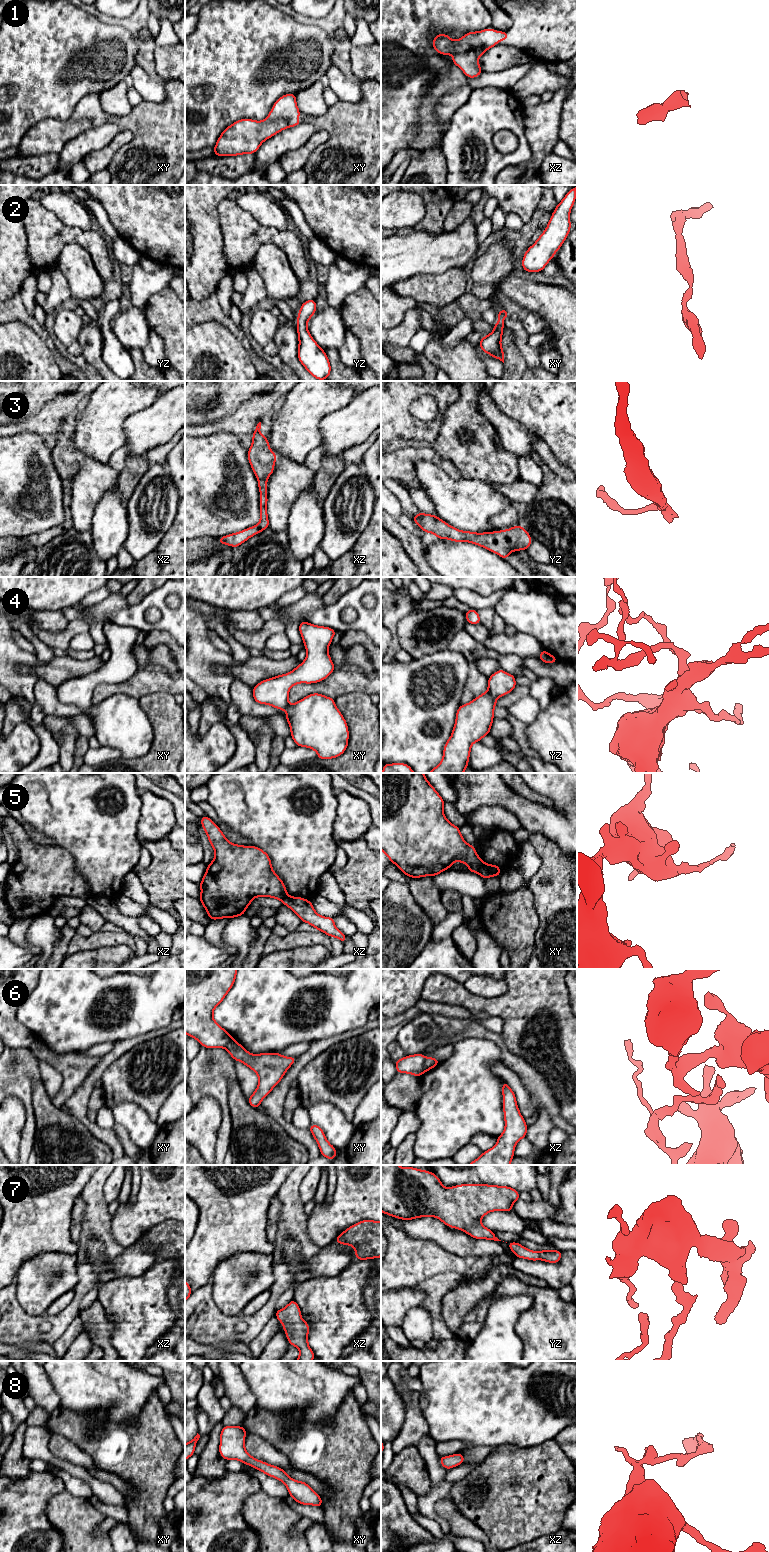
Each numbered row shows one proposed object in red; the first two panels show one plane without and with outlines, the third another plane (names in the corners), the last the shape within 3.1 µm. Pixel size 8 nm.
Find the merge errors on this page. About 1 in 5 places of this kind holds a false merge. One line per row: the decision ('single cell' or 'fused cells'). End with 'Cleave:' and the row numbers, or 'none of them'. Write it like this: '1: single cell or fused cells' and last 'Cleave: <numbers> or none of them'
1: single cell
2: single cell
3: single cell
4: single cell
5: fused cells
6: fused cells
7: single cell
8: single cell
Cleave: 5, 6

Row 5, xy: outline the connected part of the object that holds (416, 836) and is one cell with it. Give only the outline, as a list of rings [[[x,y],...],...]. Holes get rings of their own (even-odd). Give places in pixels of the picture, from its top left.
[[[381,773],[381,850],[411,878],[435,876],[459,861],[478,873],[482,859],[444,815],[444,800],[423,773]]]

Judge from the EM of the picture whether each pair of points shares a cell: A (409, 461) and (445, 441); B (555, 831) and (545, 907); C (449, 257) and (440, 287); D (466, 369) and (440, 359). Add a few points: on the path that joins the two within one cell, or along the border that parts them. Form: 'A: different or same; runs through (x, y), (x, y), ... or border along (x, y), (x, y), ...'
A: different; border along (431, 446), (443, 458), (447, 458), (452, 462)
B: different; border along (532, 833), (543, 834), (566, 854)
C: different; border along (463, 266), (451, 267), (440, 273), (422, 274)
D: same; runs through (460, 363), (446, 359)

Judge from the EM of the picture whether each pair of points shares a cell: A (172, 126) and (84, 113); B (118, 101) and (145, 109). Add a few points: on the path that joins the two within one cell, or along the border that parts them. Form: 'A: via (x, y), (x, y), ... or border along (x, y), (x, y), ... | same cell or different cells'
A: via (150, 123), (128, 122), (106, 117) | same cell
B: border along (133, 106), (126, 114), (121, 116), (110, 115) | different cells

